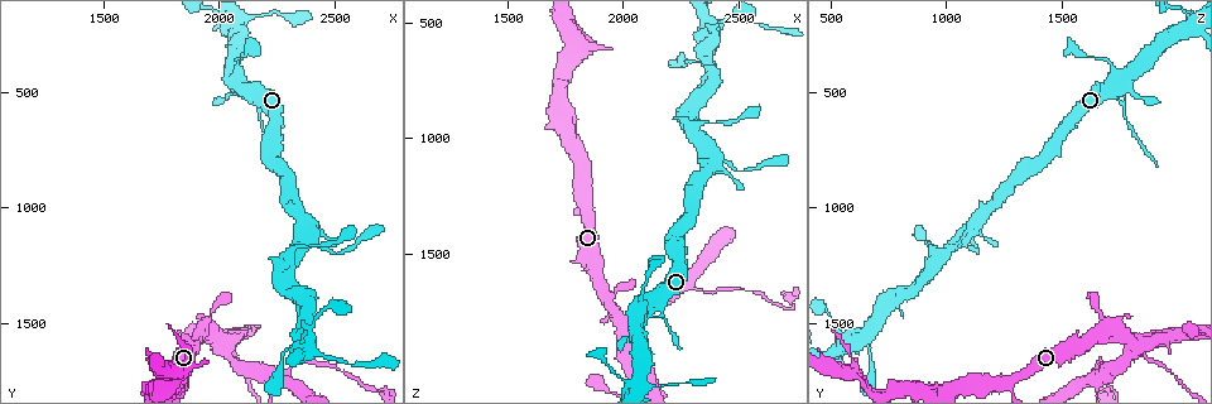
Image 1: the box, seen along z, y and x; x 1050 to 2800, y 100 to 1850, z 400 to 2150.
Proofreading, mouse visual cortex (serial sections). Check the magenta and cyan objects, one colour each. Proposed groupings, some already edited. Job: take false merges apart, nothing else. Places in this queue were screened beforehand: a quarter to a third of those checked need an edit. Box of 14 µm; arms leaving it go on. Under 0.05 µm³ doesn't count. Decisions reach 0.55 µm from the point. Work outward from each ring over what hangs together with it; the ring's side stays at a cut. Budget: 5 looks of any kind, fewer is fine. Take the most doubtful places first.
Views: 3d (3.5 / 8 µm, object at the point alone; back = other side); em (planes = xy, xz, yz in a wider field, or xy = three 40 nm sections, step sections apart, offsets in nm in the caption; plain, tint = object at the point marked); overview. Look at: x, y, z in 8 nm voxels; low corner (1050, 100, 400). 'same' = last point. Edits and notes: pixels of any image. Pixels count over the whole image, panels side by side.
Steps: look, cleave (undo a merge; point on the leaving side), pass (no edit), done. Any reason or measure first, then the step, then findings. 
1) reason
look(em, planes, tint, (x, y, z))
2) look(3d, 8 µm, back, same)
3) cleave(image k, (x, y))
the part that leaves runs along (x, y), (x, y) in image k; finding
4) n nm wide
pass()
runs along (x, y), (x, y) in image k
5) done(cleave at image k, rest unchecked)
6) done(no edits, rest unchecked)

small branch off a trunk
look(3d, 3.5 µm, (2040, 1620, 1800))

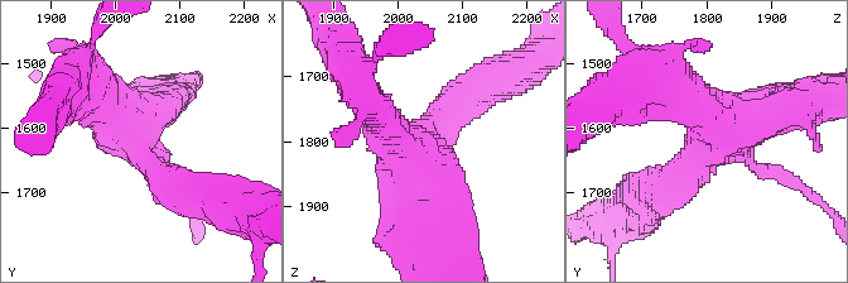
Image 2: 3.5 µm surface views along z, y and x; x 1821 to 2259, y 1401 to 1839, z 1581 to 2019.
now the EM
look(em, xy, step 3, tint, (2040, 1625, 1795))

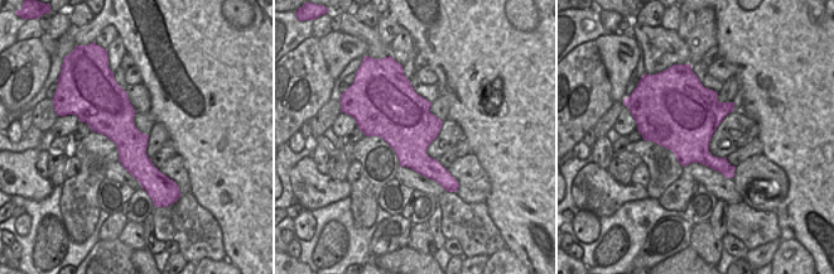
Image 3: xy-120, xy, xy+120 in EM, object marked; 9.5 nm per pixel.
pass()
runs along (81, 87), (174, 188) in image 2; one cell here

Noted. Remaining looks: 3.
a narrow waist
look(3d, 3.5 µm, (2510, 1190, 1140))

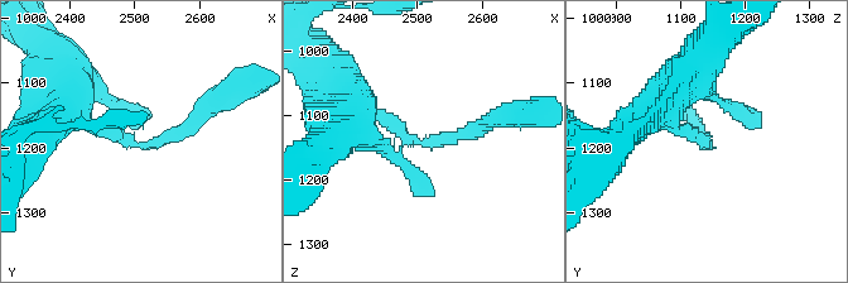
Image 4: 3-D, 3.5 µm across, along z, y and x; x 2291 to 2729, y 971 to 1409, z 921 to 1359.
look(em, planes, tint, (2505, 1195, 1140))

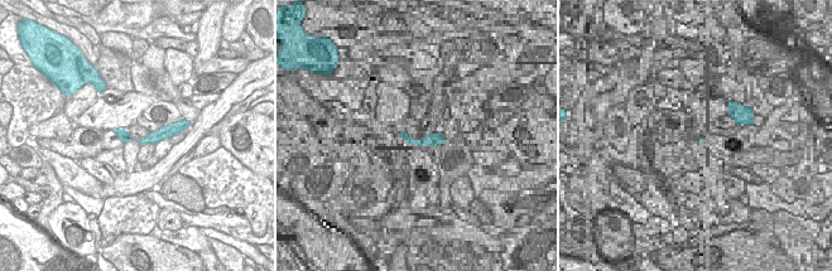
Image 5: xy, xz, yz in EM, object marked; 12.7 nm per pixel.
pass()
runs along (351, 97), (420, 143), (494, 120) in image 4; all the same cell

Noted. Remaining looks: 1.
done(no edits, rest unchecked)

